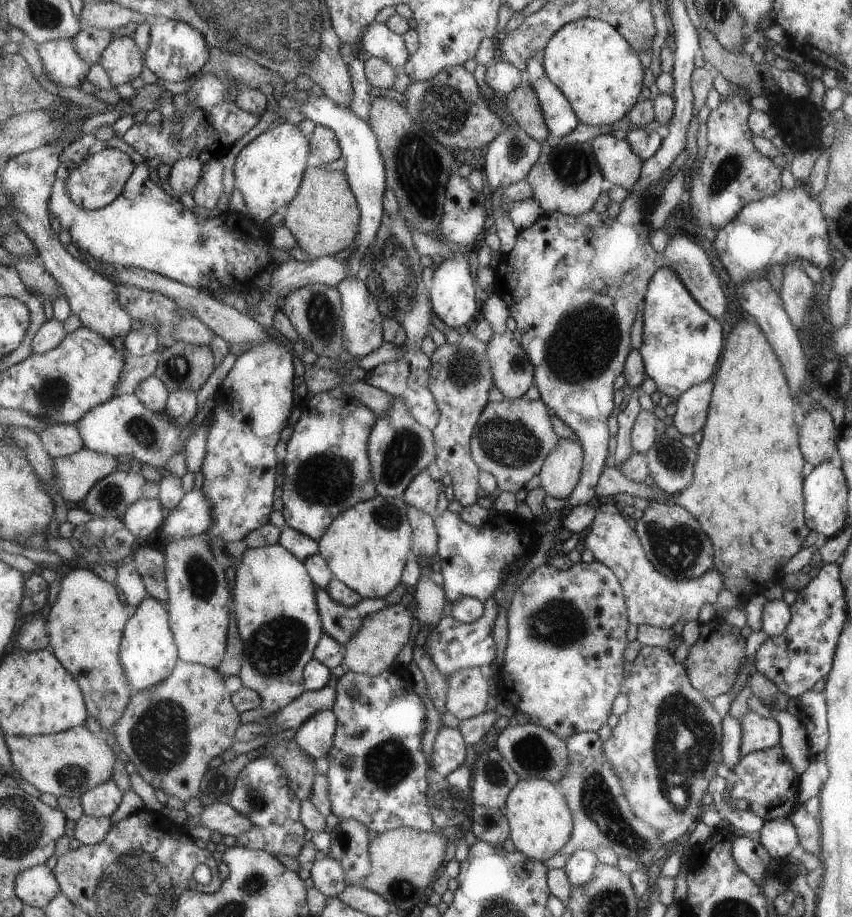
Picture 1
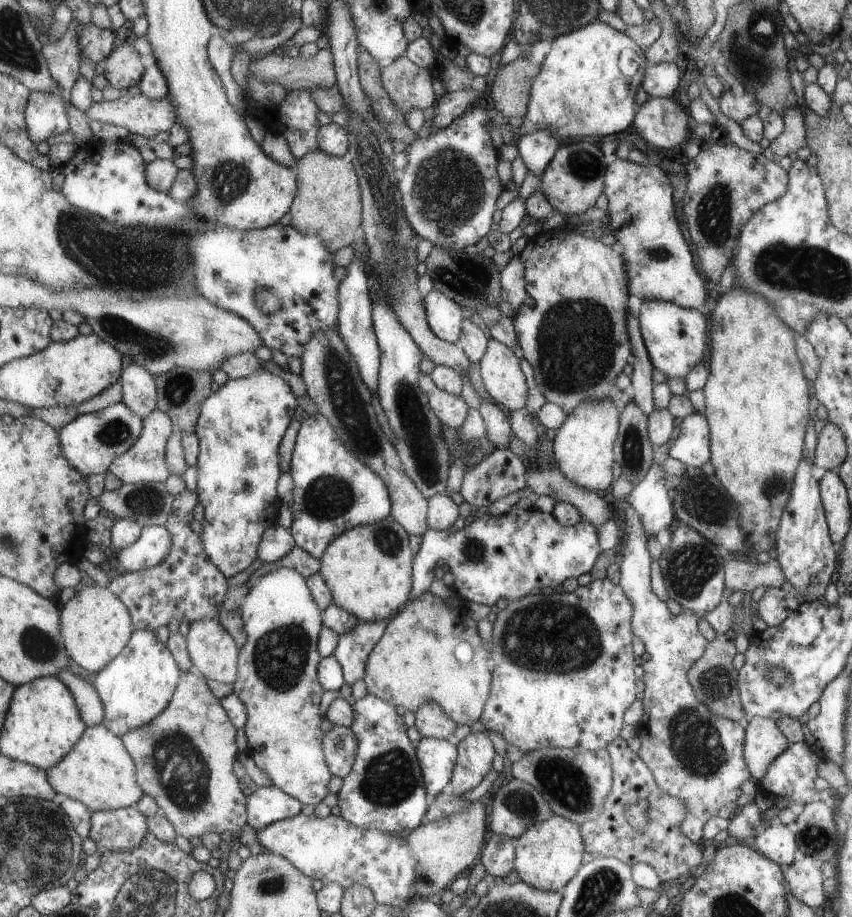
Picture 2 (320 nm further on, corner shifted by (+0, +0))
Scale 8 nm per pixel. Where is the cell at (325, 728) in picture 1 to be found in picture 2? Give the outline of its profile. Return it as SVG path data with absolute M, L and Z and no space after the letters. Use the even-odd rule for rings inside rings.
M334 725L326 732L324 740L326 762L335 776L344 779L351 774L357 751L358 738L351 727Z

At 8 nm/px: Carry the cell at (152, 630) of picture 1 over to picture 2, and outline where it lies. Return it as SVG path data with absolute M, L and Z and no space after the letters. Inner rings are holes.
M136 630L131 635L128 646L123 649L123 652L96 675L93 686L99 691L106 708L105 718L102 723L121 738L129 731L149 724L156 716L161 715L166 710L167 705L174 698L175 691L178 690L182 678L182 669L178 660L175 660L171 649L163 642L159 642L159 638L153 631Z

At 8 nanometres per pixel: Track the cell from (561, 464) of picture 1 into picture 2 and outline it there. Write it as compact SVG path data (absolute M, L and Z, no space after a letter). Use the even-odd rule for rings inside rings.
M605 397L598 401L582 402L556 432L553 441L554 460L570 480L600 494L610 488L614 462L614 443L617 442L620 412Z

